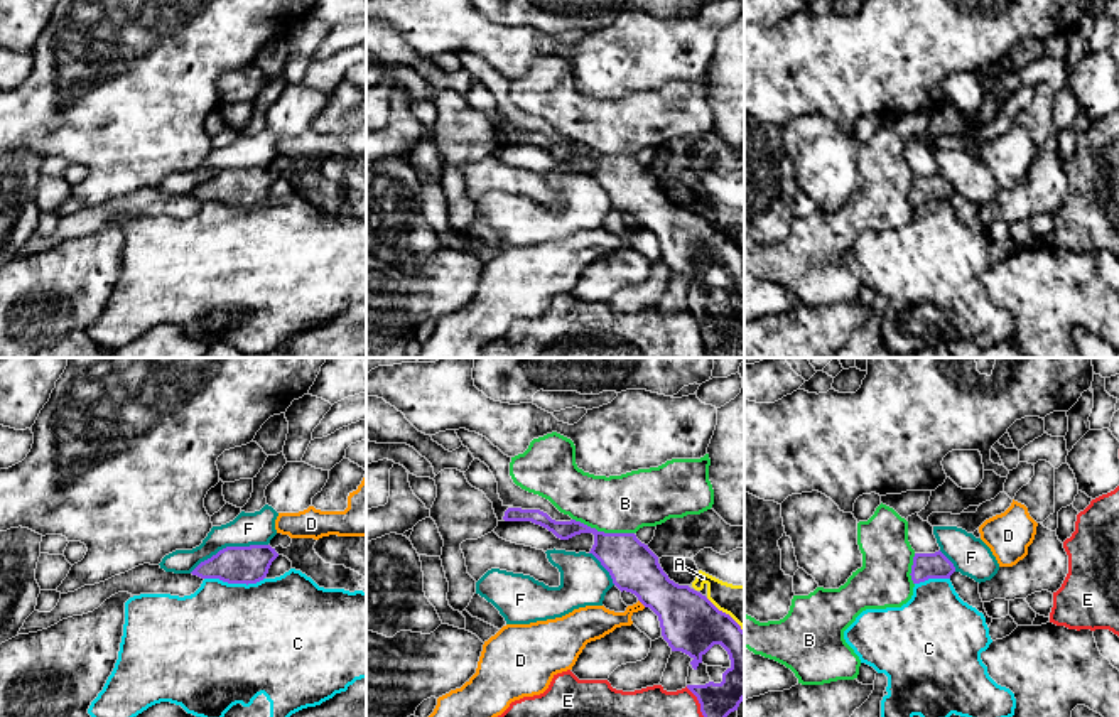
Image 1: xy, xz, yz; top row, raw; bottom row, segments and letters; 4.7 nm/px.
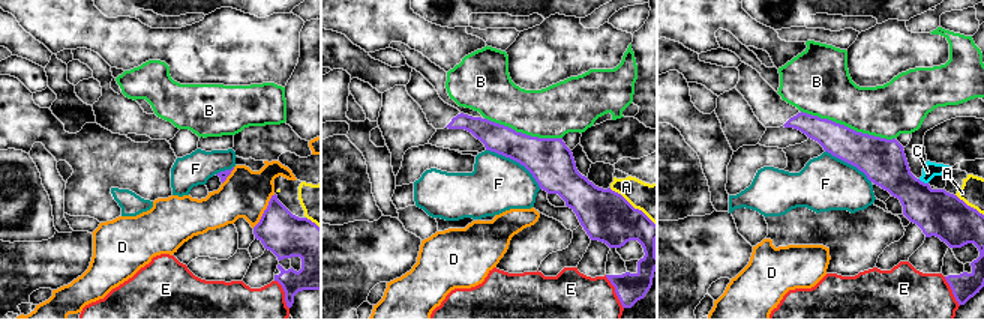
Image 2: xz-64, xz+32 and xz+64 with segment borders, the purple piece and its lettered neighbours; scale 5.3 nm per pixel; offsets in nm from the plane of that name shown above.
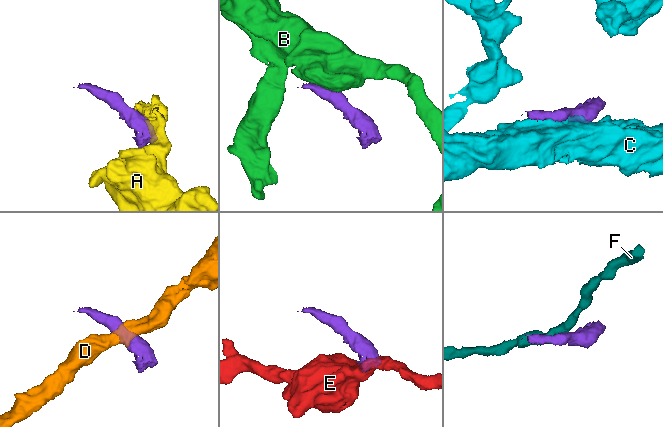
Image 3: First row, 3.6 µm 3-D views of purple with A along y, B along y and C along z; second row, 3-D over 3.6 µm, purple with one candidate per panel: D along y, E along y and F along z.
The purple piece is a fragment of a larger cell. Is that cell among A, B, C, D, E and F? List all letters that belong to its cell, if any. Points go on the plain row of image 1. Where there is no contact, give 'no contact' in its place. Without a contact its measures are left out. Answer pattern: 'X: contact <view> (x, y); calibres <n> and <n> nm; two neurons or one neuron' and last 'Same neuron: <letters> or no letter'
A: contact xz (724, 235); calibres 280 and 180 nm; two neurons
B: contact xz (603, 154); calibres 240 and 280 nm; two neurons
C: contact xy (235, 204); calibres 180 and 500 nm; two neurons
D: contact xz (642, 225); calibres 280 and 160 nm; two neurons
E: contact xz (701, 329); calibres 180 and 420 nm; two neurons
F: contact xy (228, 169); calibres 180 and 160 nm; two neurons
Same neuron: no letter

